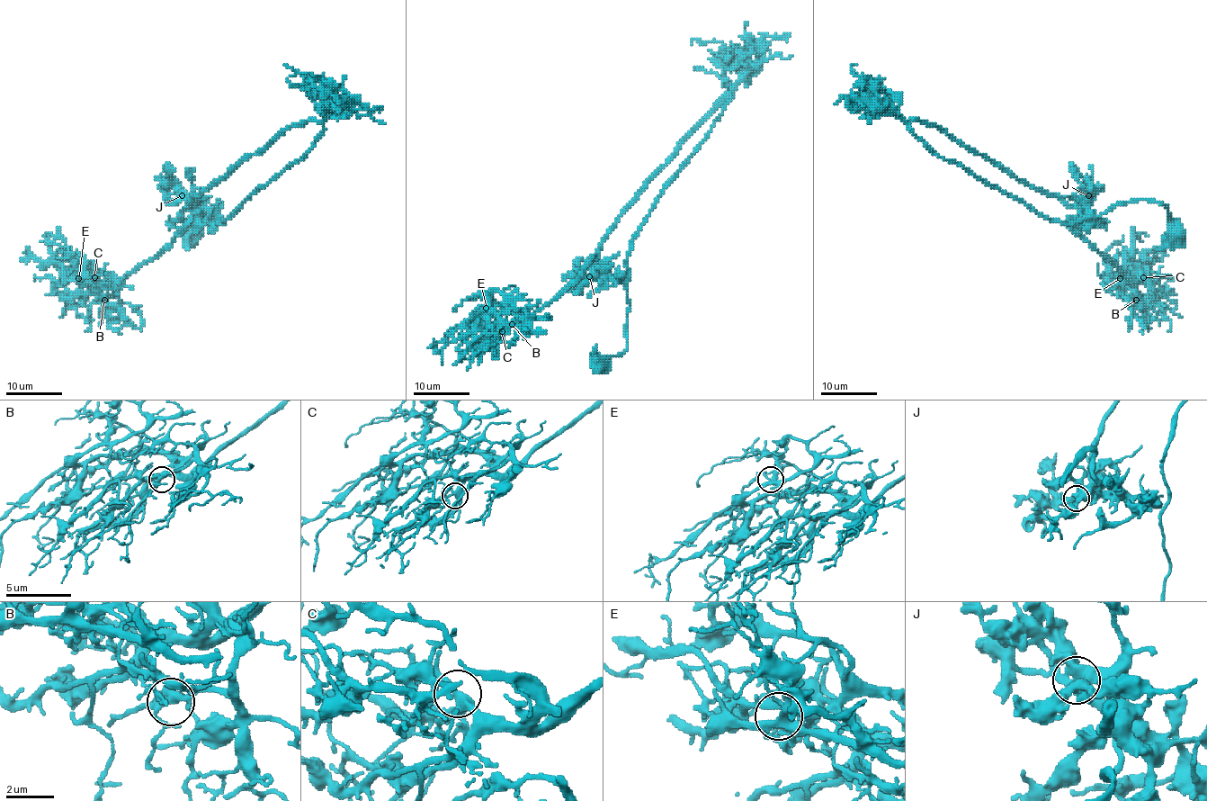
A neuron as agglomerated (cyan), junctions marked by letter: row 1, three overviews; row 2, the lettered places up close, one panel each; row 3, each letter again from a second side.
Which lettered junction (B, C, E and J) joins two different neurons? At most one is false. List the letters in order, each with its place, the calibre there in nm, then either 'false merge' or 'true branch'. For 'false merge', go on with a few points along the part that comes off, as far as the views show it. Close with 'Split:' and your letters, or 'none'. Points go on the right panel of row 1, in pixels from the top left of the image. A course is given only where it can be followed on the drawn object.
B: at (1136, 300); 320 nm thick; true branch
C: at (1143, 277); 360 nm thick; true branch
E: at (1120, 278); 360 nm thick; true branch
J: at (1088, 195); 500 nm thick; false merge; foreign part runs (1088, 195), (1083, 212), (1068, 224), (1133, 284), (1125, 277), (1131, 265), (1148, 260), (1155, 247), (1166, 256)
Split: J

